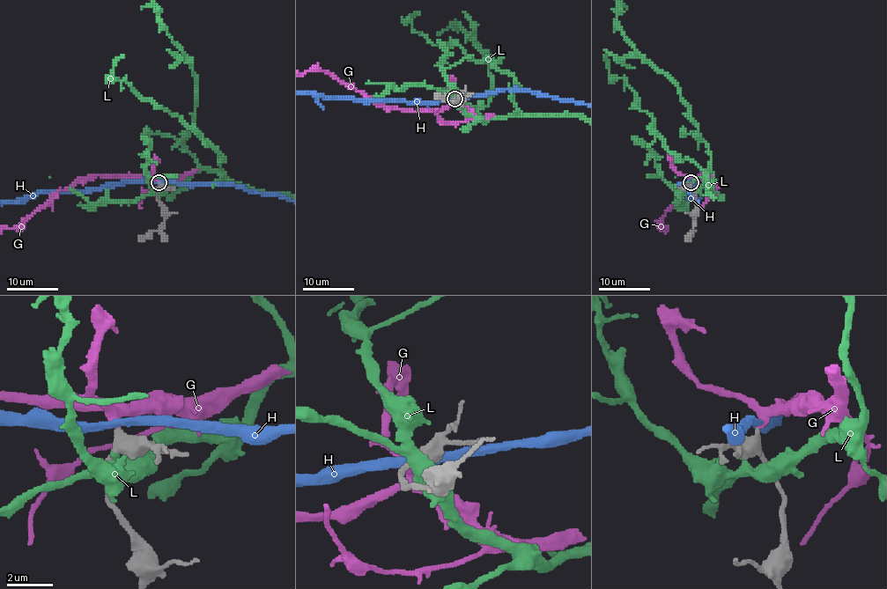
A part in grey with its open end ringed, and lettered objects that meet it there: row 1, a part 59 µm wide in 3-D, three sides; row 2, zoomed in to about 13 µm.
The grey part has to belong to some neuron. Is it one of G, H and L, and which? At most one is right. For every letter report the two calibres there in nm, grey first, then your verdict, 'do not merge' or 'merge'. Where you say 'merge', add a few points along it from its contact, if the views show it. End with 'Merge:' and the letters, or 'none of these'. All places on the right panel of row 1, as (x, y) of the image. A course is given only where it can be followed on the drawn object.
G: 300/300 nm | merge
H: 300/380 nm | do not merge
L: 360/300 nm | do not merge
Merge: G

